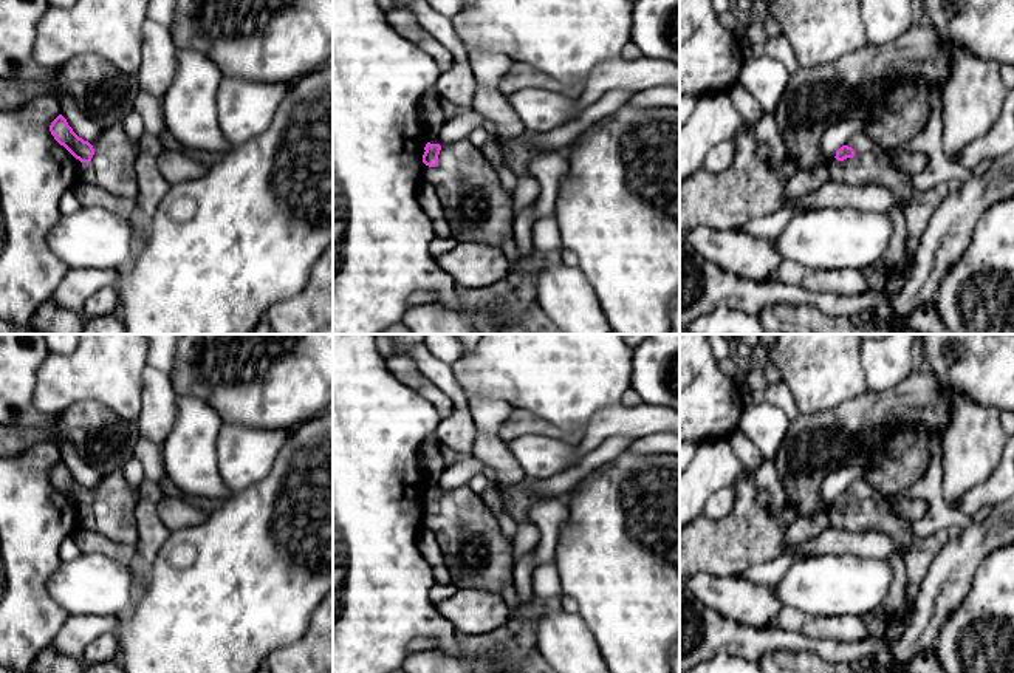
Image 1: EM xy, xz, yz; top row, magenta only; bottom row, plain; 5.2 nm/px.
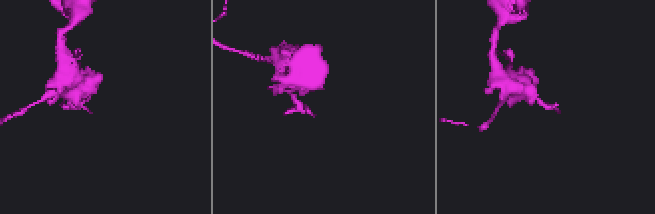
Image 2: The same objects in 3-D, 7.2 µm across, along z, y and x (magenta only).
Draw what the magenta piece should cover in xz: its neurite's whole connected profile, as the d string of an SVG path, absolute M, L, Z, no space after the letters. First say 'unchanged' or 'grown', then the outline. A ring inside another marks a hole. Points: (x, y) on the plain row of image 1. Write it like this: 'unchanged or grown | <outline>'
grown | M429 486L423 495L423 528L435 534L454 586L502 596L505 586L514 583L512 540L503 535L497 517L469 486L452 490Z

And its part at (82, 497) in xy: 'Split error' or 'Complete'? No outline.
Split error

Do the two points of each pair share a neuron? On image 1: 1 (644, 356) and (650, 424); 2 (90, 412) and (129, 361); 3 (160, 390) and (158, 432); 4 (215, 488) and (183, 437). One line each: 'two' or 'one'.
1: two
2: two
3: one
4: one

